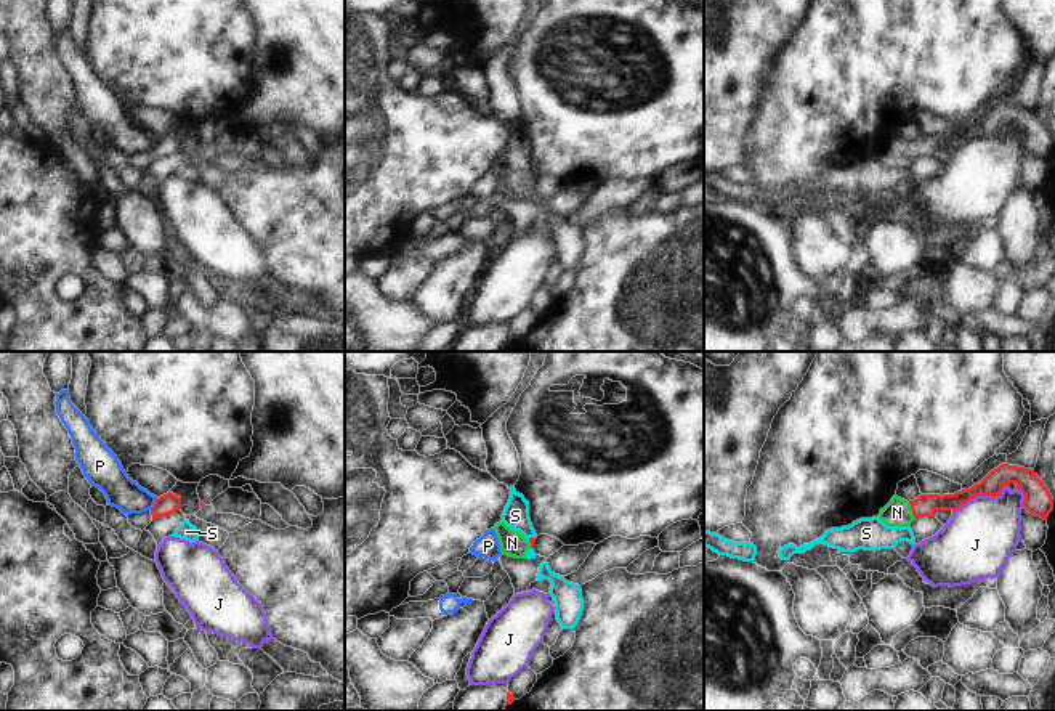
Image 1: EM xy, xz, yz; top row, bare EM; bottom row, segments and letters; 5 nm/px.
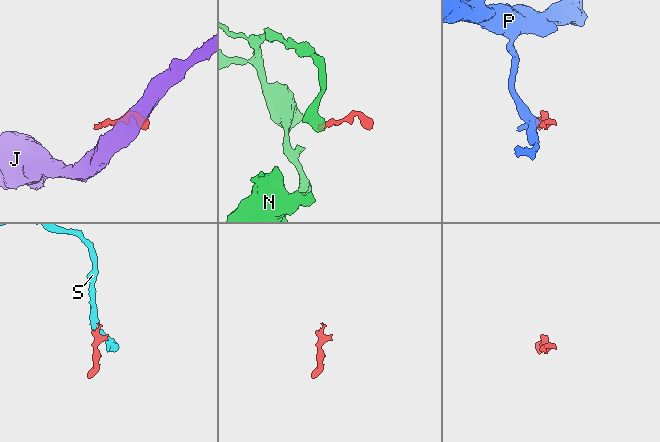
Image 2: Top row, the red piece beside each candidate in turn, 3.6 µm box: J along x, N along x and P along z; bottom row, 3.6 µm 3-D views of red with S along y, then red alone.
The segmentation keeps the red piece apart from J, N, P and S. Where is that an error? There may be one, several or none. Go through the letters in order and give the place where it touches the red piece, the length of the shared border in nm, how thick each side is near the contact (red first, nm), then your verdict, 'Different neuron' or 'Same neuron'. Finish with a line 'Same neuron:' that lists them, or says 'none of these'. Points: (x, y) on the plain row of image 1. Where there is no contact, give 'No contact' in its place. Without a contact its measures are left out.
J: Touches red at yz (980, 135). Shared border 320 nm. Thickness 110 nm (red) against 360 nm. Different neuron
N: Touches red at yz (911, 150). Shared border 90 nm. Thickness 110 nm (red) against 140 nm. Same neuron
P: Touches red at xy (154, 145). Shared border 80 nm. Thickness 100 nm (red) against 160 nm. Different neuron
S: Touches red at xz (531, 178). Shared border 50 nm. Thickness 30 nm (red) against 130 nm. Different neuron
Same neuron: N

